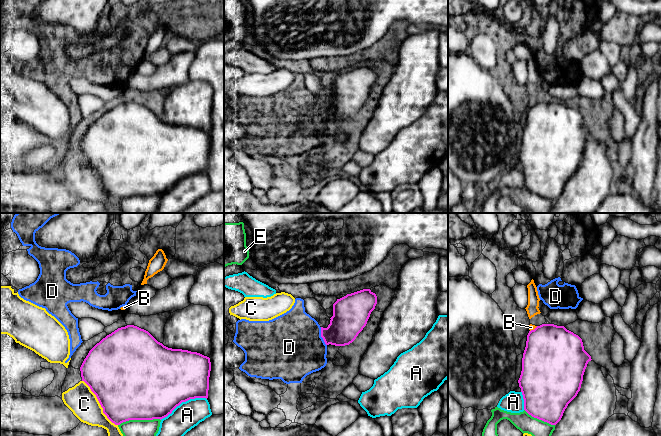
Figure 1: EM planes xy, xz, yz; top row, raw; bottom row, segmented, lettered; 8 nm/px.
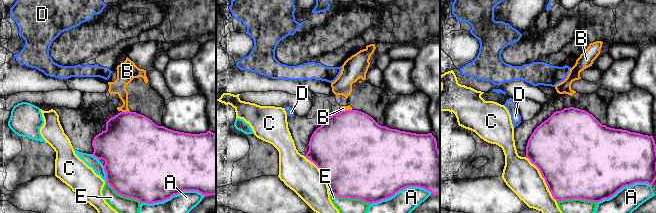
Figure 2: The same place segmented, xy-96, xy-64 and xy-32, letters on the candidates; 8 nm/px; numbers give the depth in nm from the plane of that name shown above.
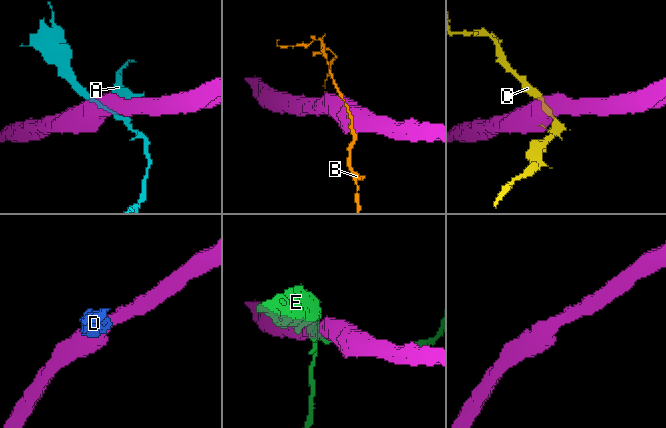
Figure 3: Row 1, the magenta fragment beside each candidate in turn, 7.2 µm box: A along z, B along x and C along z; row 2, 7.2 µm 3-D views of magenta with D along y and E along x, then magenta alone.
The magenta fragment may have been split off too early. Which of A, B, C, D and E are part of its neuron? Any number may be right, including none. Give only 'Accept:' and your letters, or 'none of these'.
Accept: none of these

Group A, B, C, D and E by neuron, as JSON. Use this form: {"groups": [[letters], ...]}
{"groups": [["A"], ["B"], ["C"], ["D"], ["E"]]}

